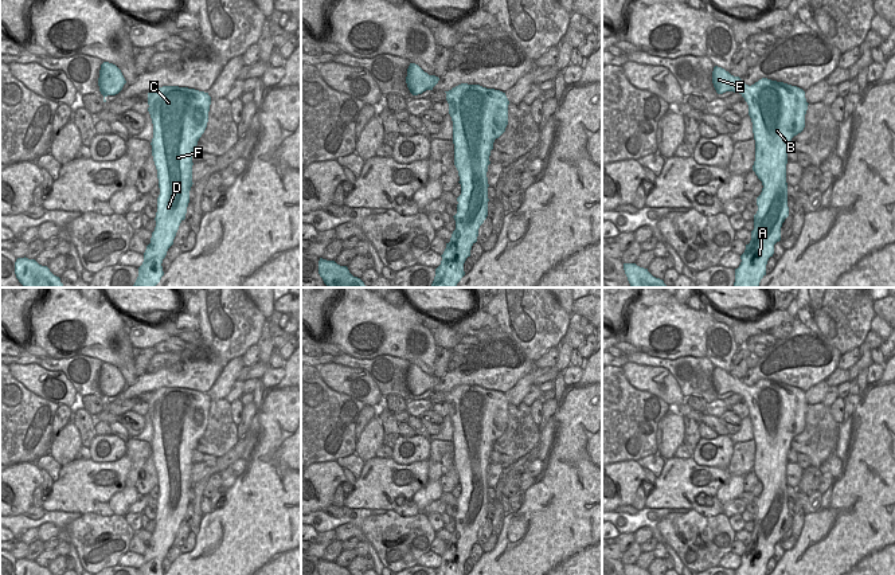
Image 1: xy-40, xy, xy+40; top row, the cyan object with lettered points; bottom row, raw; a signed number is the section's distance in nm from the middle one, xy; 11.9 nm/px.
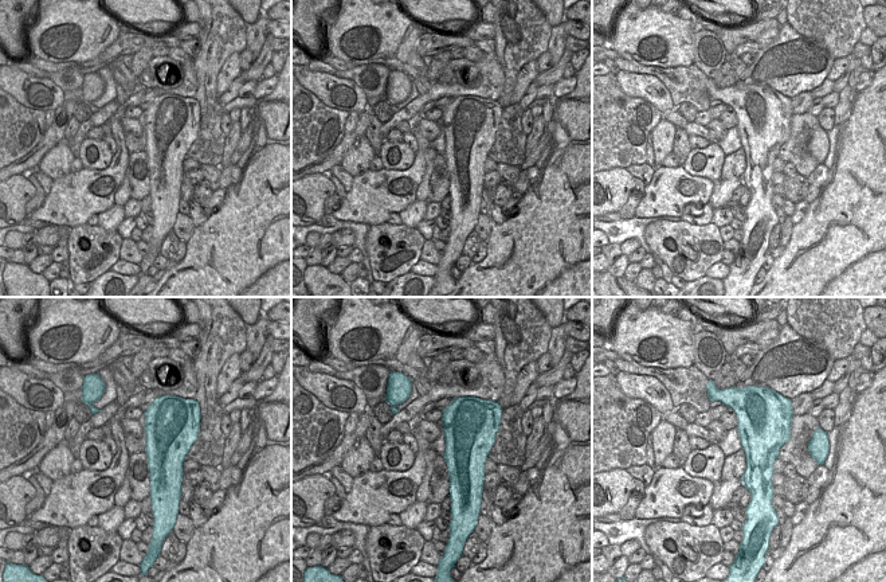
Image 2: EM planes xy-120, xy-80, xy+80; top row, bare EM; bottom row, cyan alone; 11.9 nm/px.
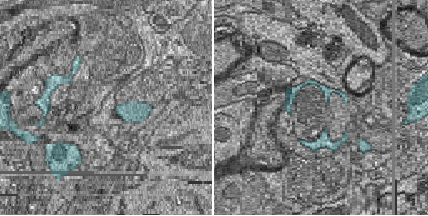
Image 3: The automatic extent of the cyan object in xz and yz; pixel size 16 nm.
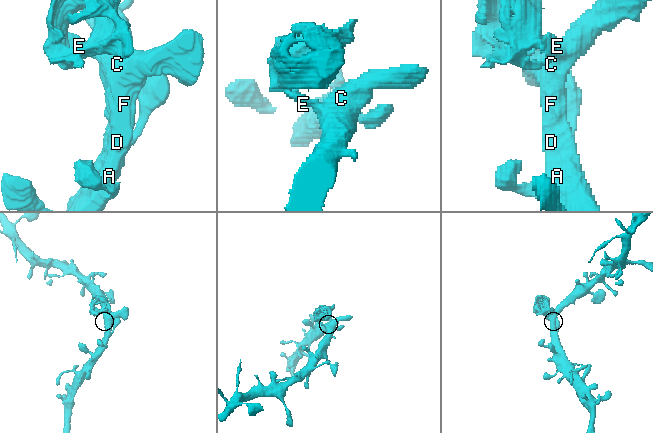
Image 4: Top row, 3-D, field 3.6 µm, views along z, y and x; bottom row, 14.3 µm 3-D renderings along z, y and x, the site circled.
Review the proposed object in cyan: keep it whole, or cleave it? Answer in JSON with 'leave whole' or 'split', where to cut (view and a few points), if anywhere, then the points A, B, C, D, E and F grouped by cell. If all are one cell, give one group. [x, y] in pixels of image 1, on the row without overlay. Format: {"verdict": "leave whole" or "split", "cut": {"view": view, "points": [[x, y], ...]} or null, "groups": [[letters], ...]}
{"verdict": "split", "cut": {"view": "xy+40", "points": [[735, 378], [730, 383], [730, 391]]}, "groups": [["A", "B", "C", "D", "F"], ["E"]]}

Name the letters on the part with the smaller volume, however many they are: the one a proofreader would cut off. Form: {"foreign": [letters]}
{"foreign": ["E"]}

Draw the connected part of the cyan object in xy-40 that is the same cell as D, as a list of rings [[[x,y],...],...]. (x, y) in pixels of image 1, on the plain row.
[[[163,387],[148,394],[148,406],[160,496],[156,528],[138,575],[164,575],[163,560],[185,520],[194,485],[192,453],[207,429],[211,398],[195,390]]]

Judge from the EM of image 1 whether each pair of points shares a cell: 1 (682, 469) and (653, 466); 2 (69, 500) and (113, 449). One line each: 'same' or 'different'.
1: different
2: different

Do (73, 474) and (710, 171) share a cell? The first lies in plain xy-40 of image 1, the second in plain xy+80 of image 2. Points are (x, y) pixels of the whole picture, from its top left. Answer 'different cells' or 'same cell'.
different cells

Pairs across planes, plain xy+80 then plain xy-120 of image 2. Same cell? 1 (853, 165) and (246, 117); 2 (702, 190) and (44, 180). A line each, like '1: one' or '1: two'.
1: two
2: two

